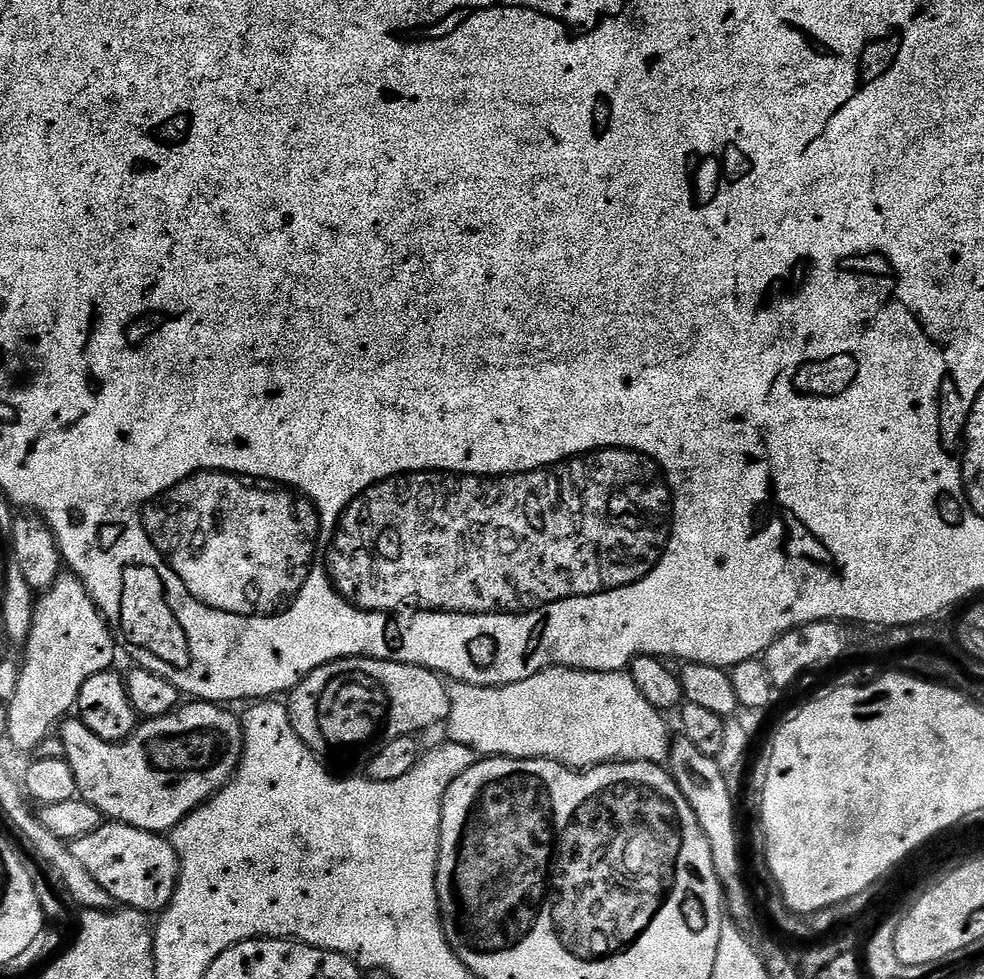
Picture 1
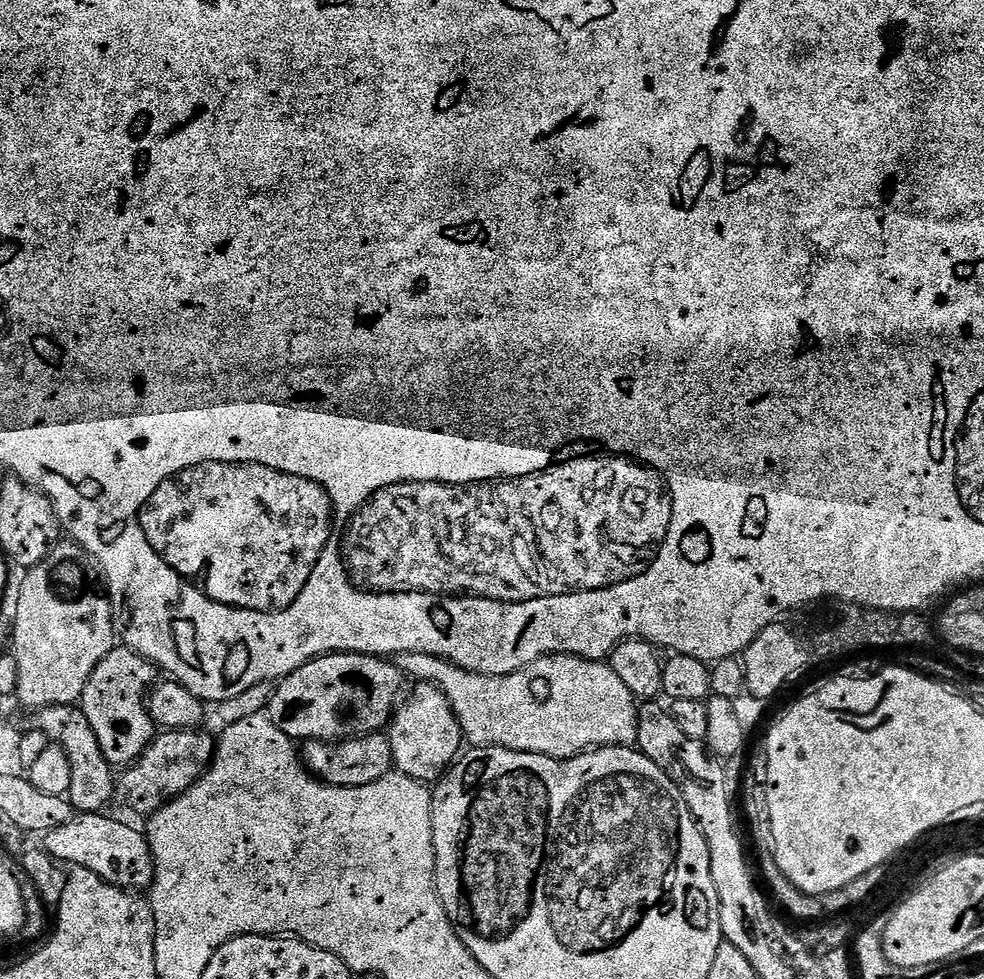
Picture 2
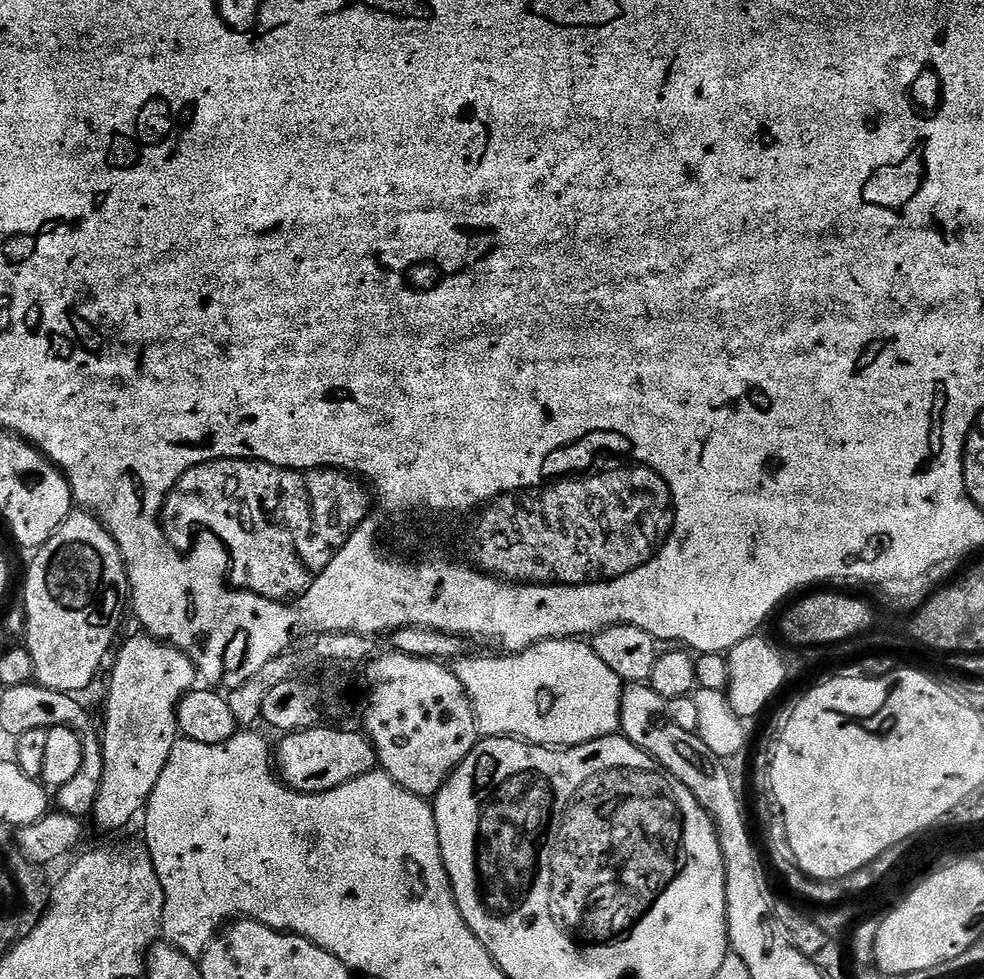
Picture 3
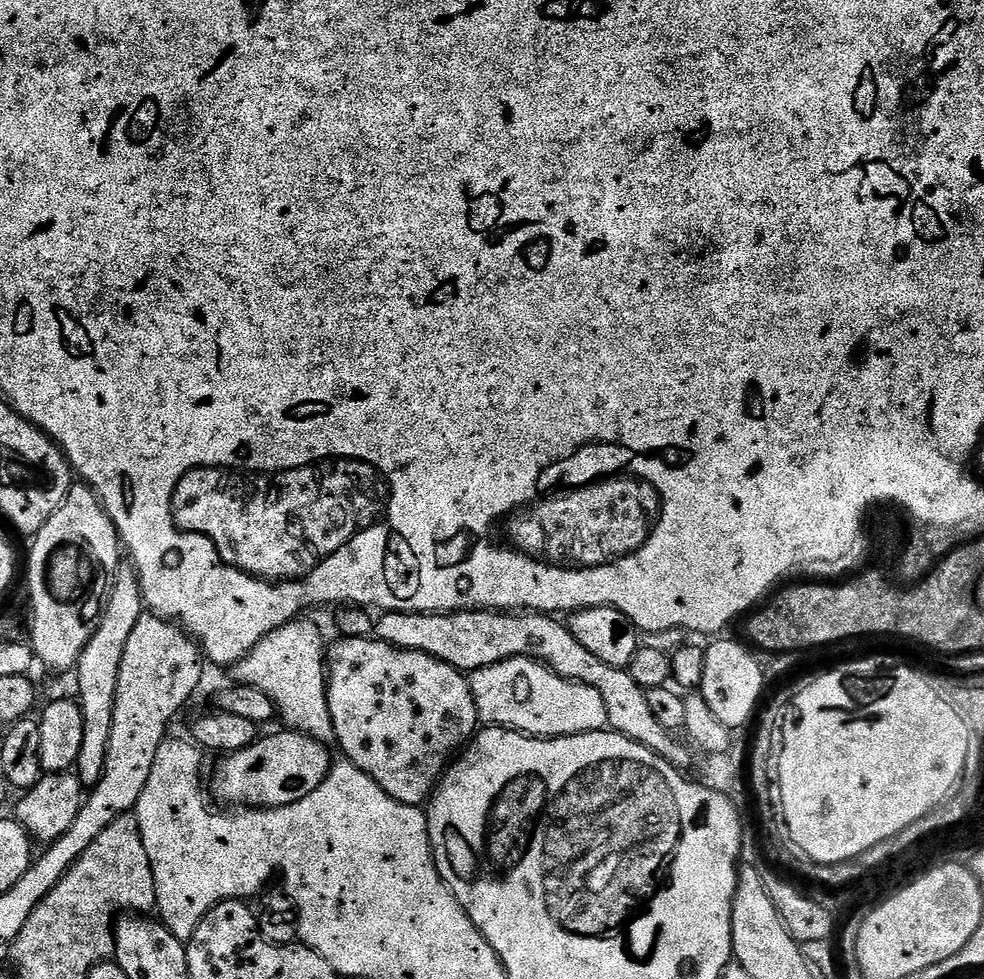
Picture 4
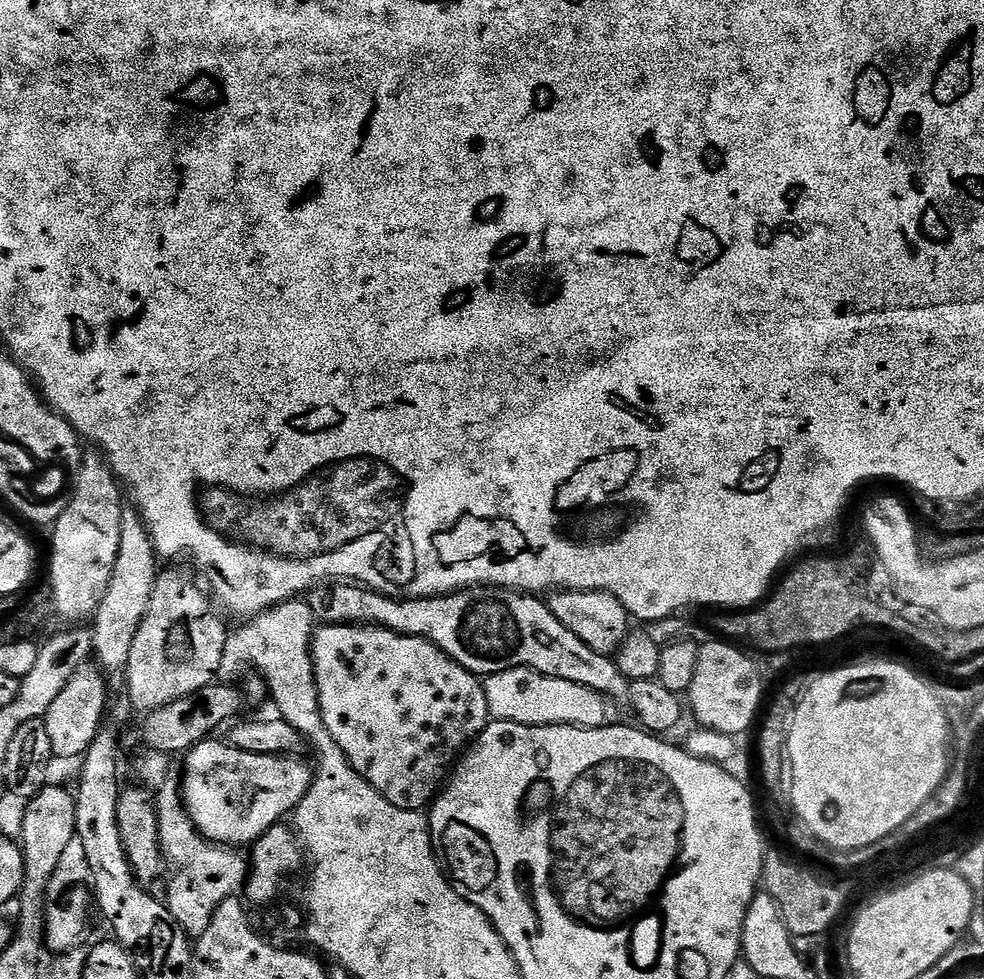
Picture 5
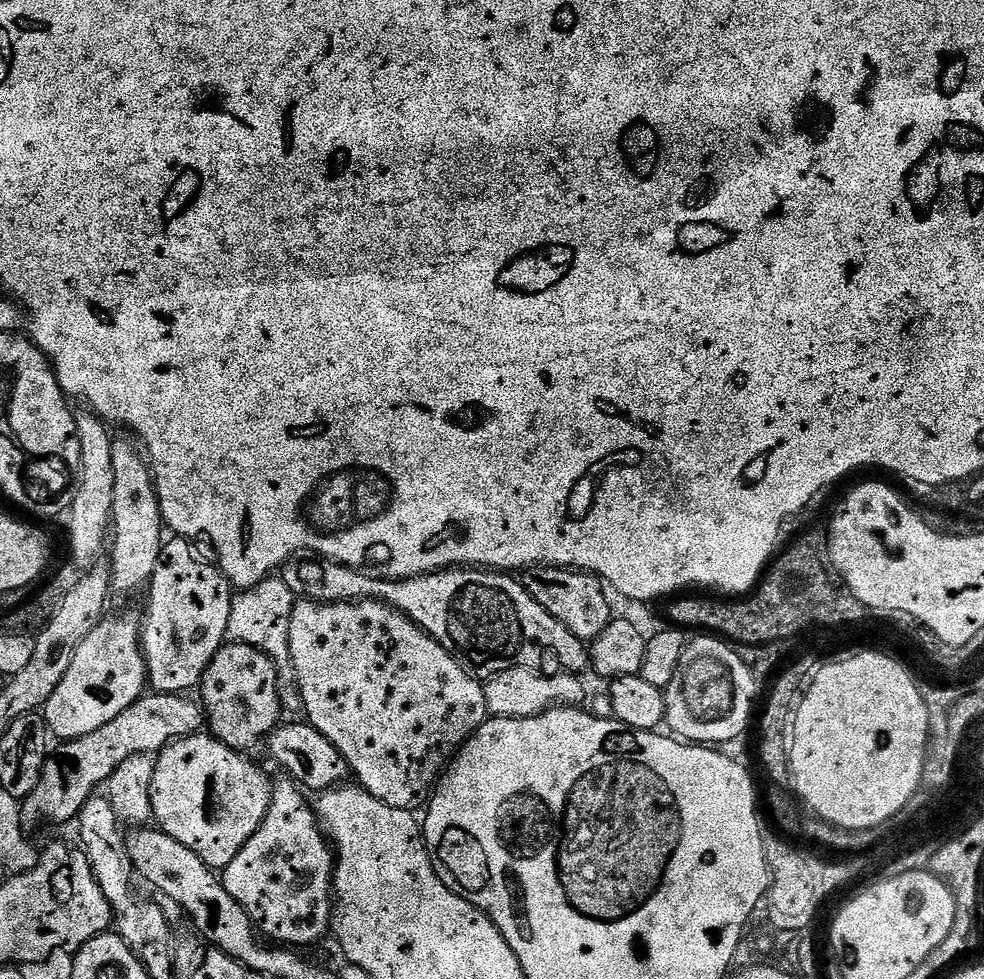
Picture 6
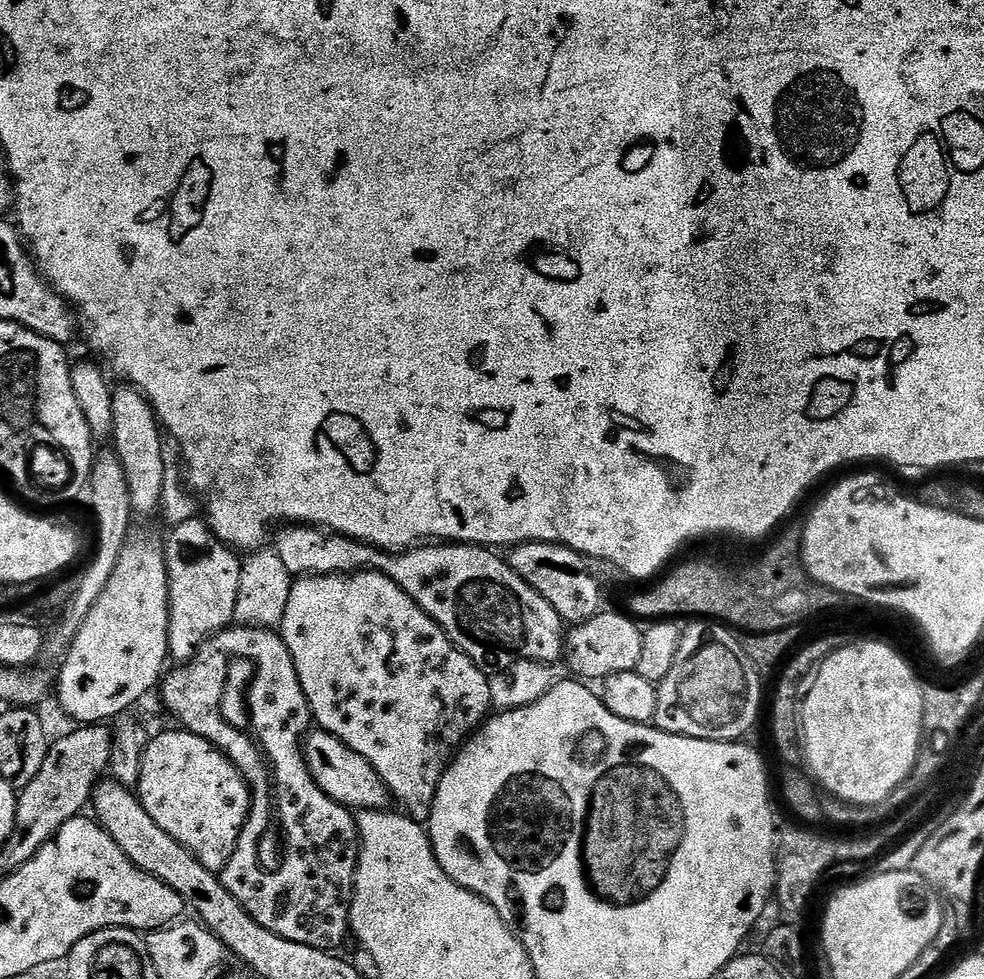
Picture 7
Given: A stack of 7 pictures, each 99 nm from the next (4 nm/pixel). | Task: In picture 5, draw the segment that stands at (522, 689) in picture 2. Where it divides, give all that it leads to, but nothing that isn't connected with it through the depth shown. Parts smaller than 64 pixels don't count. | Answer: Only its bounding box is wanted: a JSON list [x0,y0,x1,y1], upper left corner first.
[483,668,606,728]

